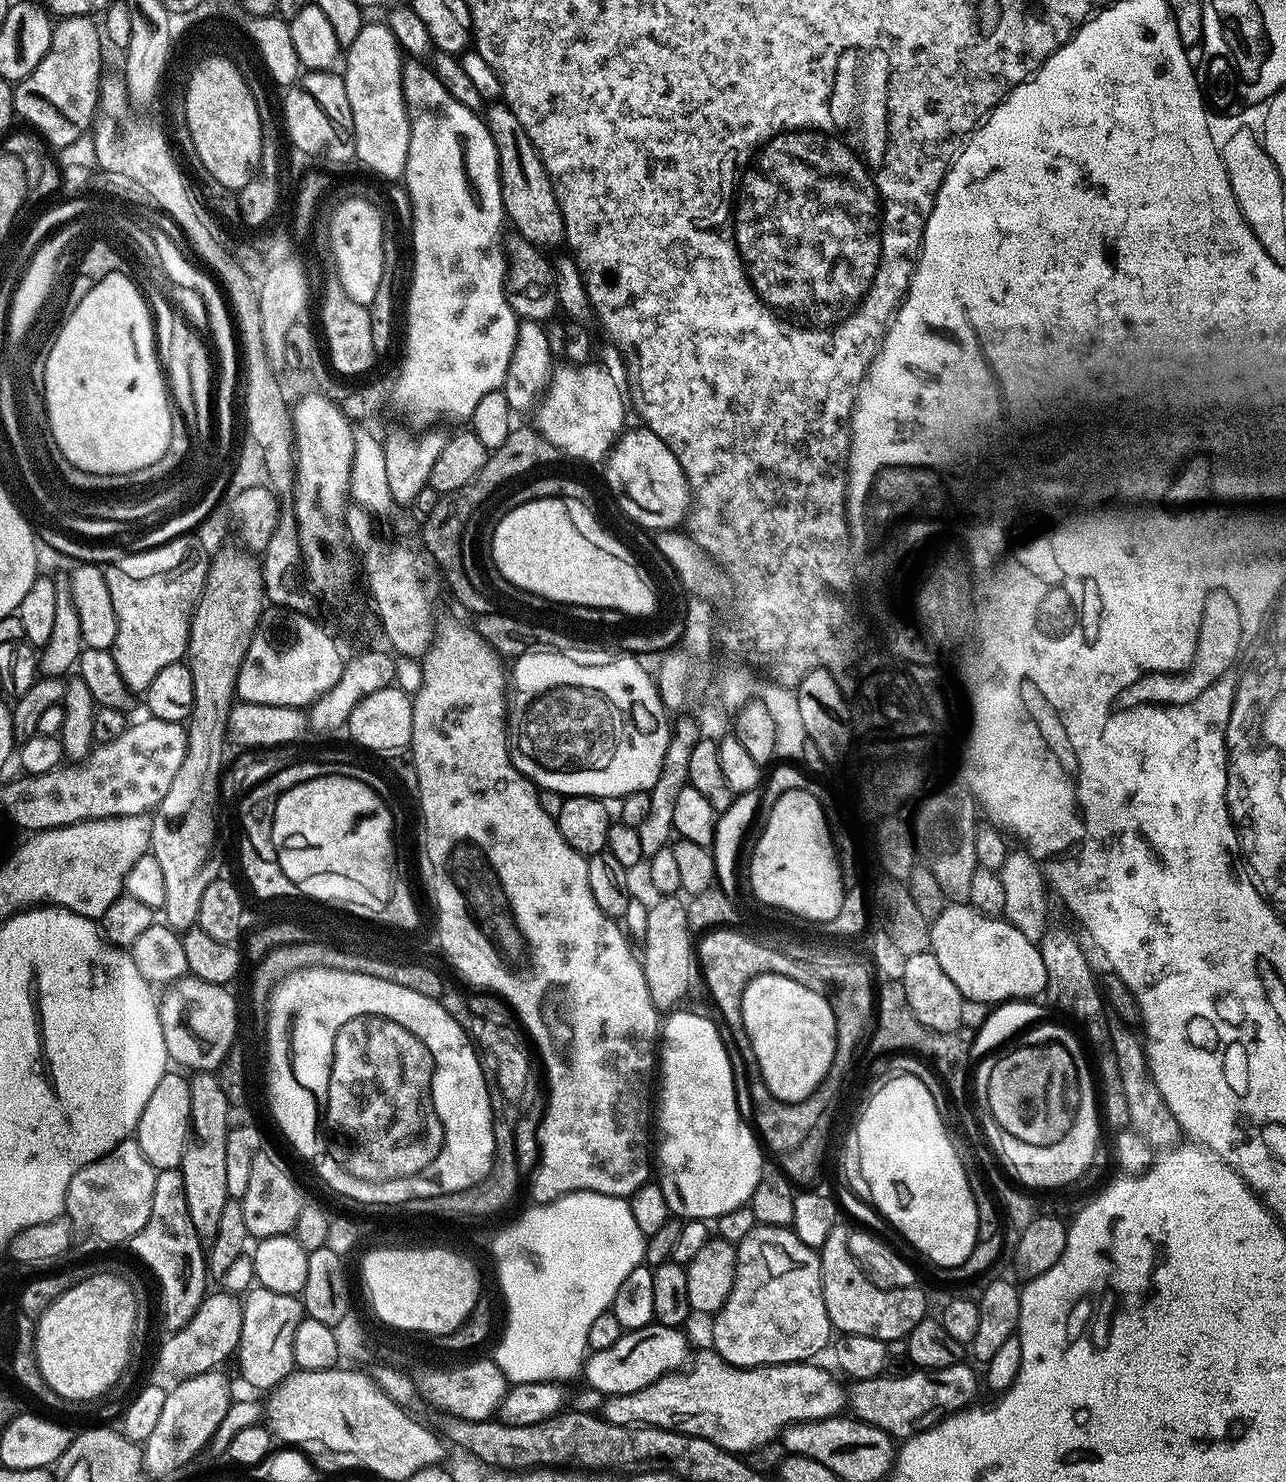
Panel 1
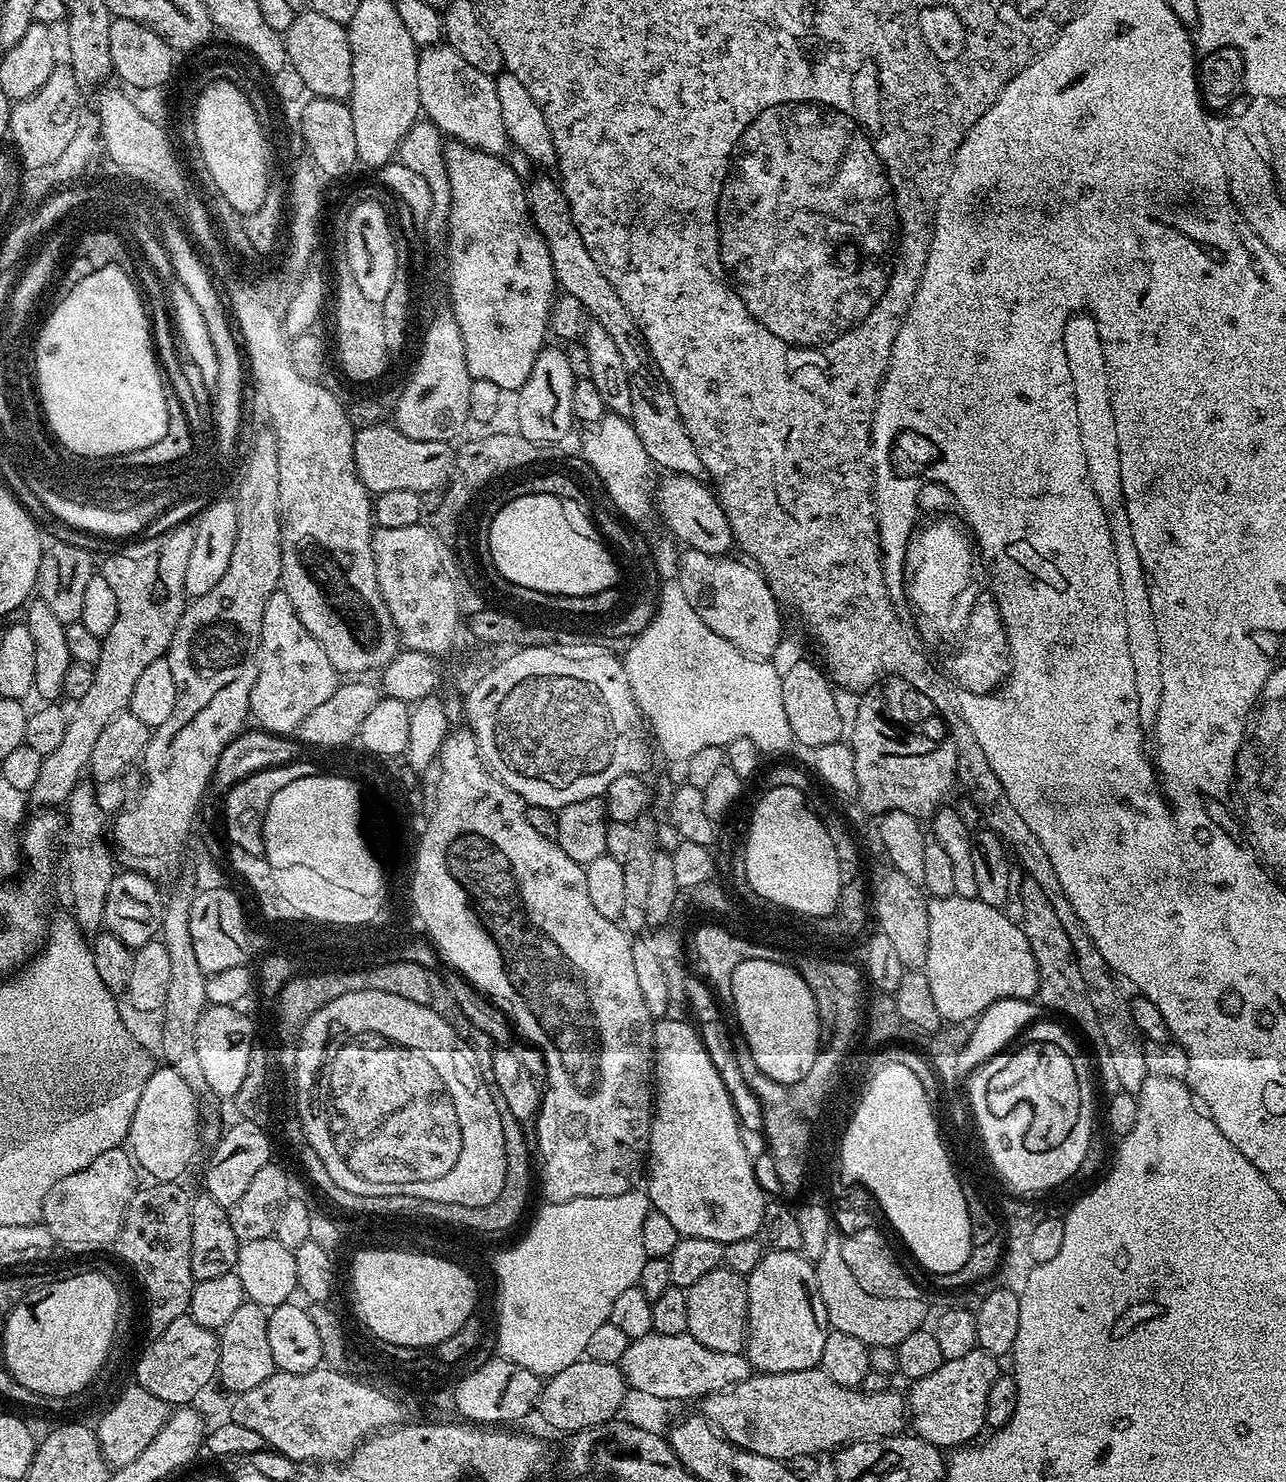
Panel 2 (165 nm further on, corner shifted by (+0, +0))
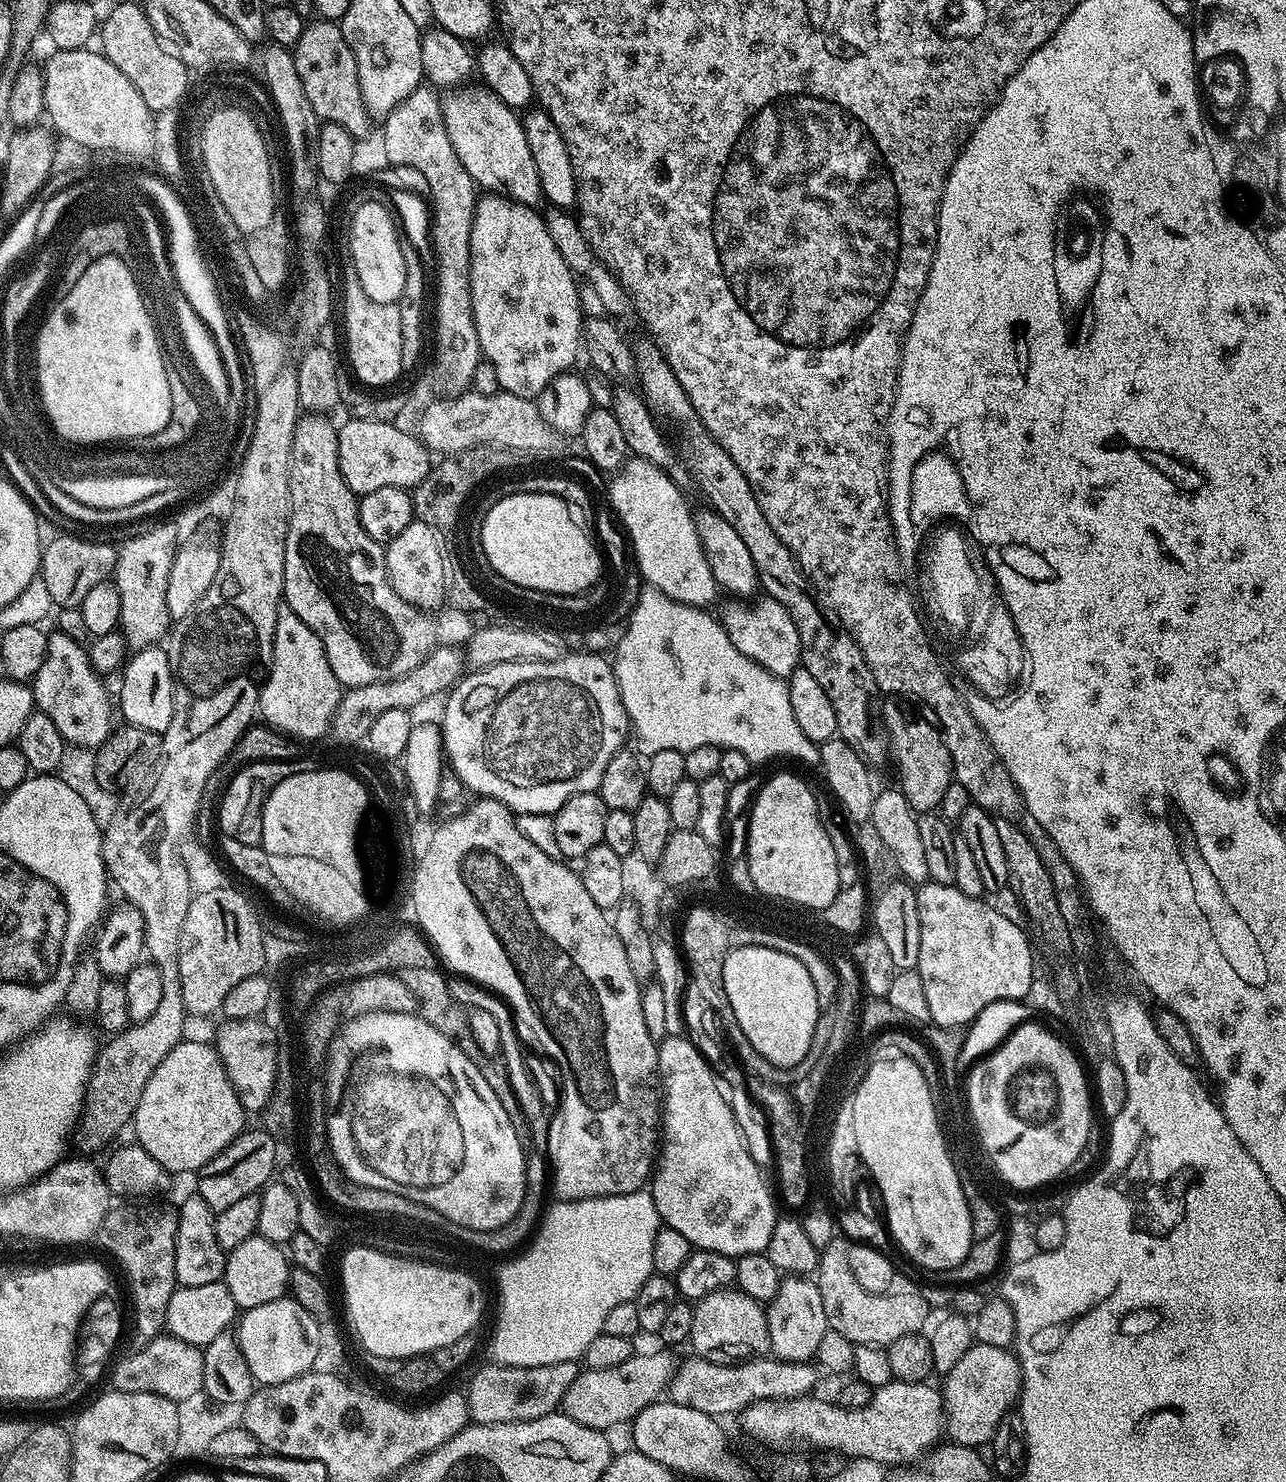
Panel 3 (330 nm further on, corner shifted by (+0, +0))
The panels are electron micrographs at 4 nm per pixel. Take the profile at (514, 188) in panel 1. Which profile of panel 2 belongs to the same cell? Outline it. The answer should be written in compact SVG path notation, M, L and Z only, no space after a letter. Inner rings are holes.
M536 175L540 176L526 184L528 215L544 239L559 291L565 297L578 298L585 313L610 333L610 339L622 353L622 362L626 365L626 382L630 382L630 399L634 405L630 422L642 442L642 450L646 450L649 461L655 467L657 464L660 468L666 468L664 470L667 473L699 477L704 472L702 458L696 453L694 442L690 442L684 419L674 402L674 394L661 380L656 365L652 363L639 326L634 322L630 310L626 310L622 298L618 298L618 290L614 290L602 270L598 270L598 262L590 258L590 250L586 250L586 242L582 242L582 234L578 234L578 226L574 226L570 206L559 183L553 177L552 180L548 177L551 175Z

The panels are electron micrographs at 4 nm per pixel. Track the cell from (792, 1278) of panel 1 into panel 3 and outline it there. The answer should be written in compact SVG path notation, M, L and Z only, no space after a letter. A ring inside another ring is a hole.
M789 1276L781 1279L780 1293L767 1305L768 1329L770 1330L771 1355L778 1360L808 1362L815 1357L818 1342L826 1334L828 1319L822 1310L822 1294L815 1279Z

